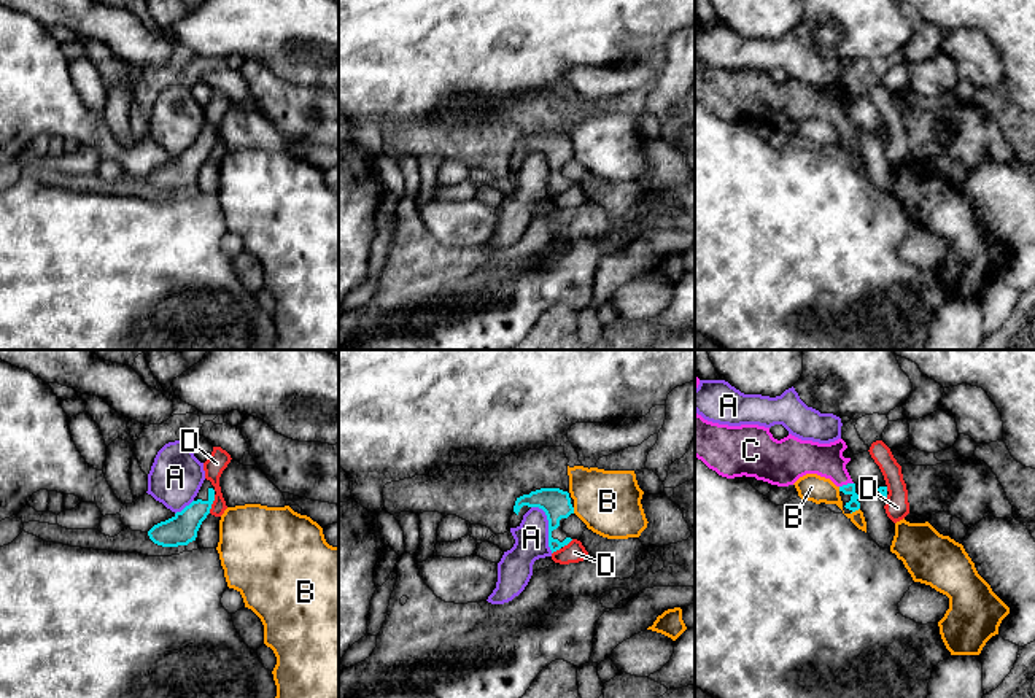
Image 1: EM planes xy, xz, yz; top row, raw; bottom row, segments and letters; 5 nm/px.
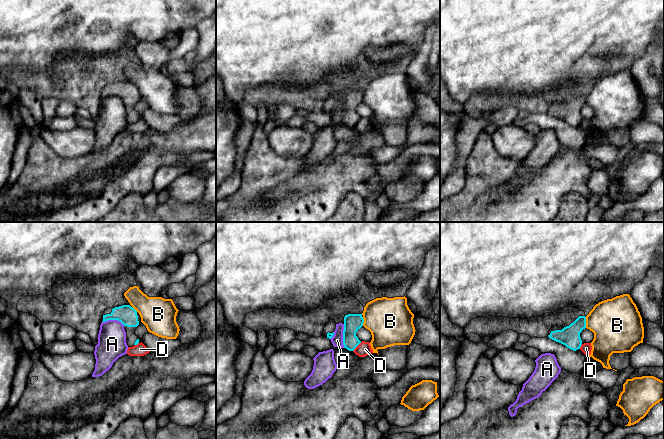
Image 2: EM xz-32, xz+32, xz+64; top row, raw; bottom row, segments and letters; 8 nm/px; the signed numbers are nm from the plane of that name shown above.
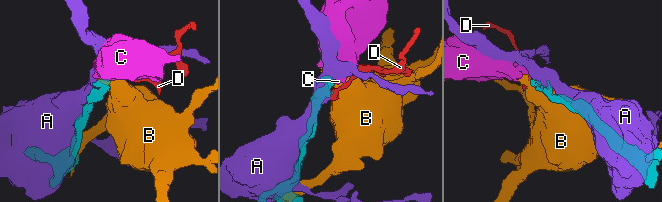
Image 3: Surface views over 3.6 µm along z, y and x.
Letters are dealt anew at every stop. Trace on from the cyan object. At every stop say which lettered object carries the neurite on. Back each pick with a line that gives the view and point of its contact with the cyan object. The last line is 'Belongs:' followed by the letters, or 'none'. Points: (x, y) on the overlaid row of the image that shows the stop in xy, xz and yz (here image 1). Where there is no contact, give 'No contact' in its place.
C: Touches cyan at yz (848, 484)
Belongs: C

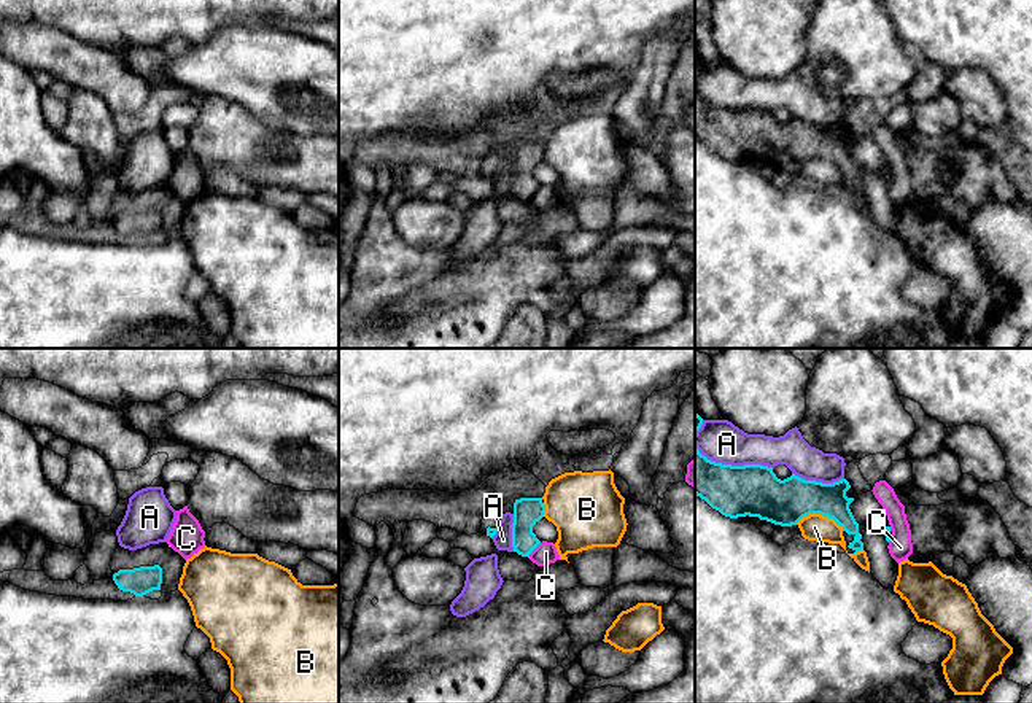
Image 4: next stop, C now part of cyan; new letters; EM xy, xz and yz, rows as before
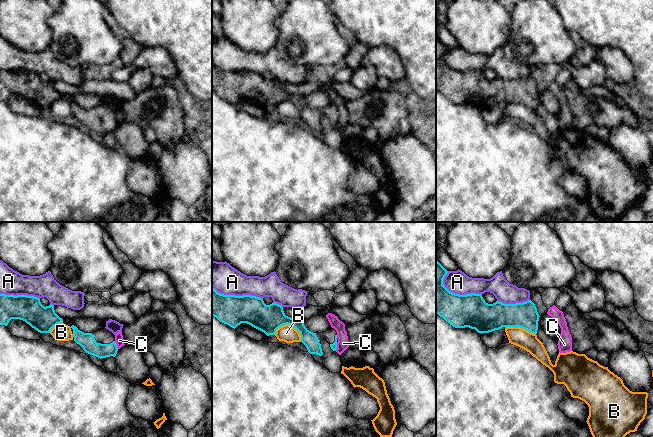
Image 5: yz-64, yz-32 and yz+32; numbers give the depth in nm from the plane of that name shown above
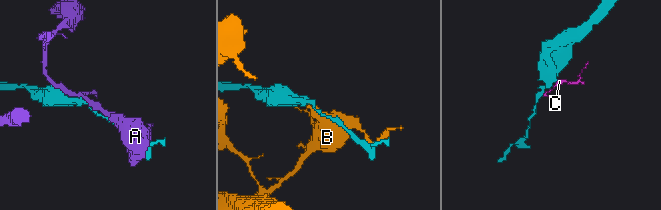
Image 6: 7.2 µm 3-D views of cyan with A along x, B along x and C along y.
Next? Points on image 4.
Belongs: none

